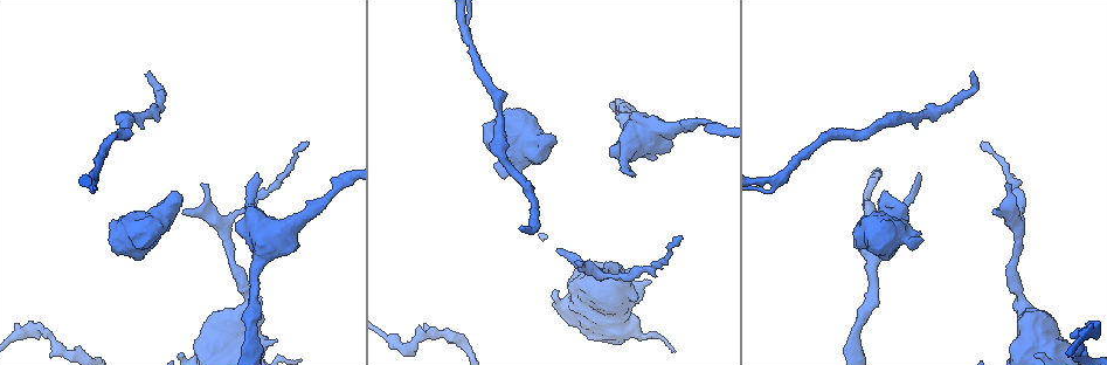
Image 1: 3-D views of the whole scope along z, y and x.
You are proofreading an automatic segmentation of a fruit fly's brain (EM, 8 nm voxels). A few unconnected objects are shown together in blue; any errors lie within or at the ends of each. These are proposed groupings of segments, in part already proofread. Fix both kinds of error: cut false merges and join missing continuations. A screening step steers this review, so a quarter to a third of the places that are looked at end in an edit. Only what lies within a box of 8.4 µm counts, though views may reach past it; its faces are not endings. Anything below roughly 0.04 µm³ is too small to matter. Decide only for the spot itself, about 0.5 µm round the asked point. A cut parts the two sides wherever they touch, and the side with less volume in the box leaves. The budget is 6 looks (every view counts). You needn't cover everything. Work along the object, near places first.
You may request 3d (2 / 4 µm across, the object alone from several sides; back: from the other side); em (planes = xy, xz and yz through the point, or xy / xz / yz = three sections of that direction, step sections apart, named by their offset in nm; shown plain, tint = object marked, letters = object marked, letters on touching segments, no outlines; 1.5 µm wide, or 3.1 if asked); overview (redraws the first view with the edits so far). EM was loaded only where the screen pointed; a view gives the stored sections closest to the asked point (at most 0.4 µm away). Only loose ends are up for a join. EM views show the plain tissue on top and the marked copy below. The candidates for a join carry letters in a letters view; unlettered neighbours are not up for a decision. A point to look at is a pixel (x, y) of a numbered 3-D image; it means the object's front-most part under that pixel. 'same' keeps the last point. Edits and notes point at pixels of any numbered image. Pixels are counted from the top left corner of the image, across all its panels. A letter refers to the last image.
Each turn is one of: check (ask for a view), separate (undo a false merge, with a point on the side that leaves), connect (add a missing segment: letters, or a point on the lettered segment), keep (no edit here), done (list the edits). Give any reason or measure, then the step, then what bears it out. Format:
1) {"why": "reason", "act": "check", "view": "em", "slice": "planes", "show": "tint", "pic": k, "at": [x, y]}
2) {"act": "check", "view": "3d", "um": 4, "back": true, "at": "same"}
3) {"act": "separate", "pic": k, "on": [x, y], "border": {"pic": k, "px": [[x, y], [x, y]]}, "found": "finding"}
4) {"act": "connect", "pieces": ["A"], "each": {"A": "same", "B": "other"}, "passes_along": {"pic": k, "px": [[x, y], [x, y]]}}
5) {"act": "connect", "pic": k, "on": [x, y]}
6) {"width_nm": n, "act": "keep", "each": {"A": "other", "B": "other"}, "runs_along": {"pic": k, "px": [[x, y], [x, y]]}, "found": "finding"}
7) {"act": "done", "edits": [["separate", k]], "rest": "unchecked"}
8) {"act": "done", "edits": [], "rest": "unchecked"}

{"why": "thin end", "act": "check", "view": "3d", "um": 4, "pic": 1, "at": [918, 174]}

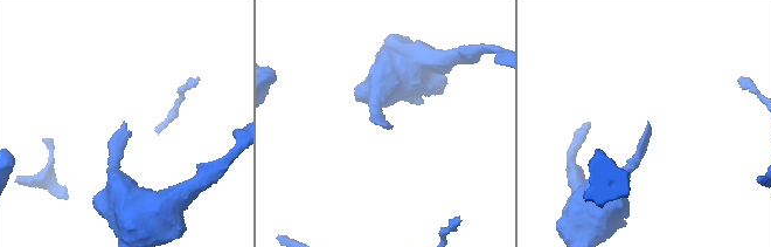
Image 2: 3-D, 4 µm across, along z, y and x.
{"why": "need the tissue", "act": "check", "view": "em", "slice": "planes", "show": "letters", "pic": 2, "at": [387, 126]}

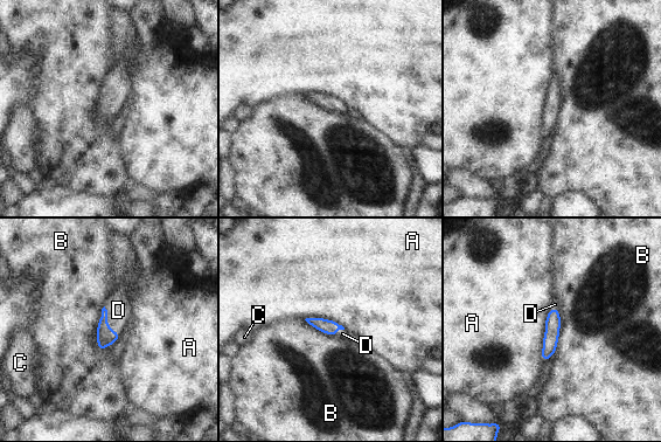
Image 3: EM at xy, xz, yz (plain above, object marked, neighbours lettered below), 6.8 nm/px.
{"longest_contact_nm": ["A", 380], "act": "connect", "pieces": ["D"], "each": {"A": "other", "B": "other", "C": "other", "D": "same"}, "passes_along": {"pic": 3, "px": [[105, 336], [106, 322], [118, 310]]}, "found": "the neuron continues"}

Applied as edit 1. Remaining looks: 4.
{"why": "thick end", "act": "check", "view": "3d", "um": 2, "pic": 1, "at": [884, 191]}

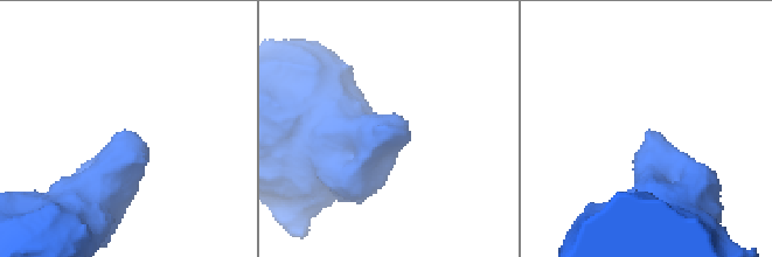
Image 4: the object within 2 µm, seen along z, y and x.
{"why": "now the EM", "act": "check", "view": "em", "slice": "xy", "step": 8, "show": "letters", "pic": 4, "at": [399, 129]}

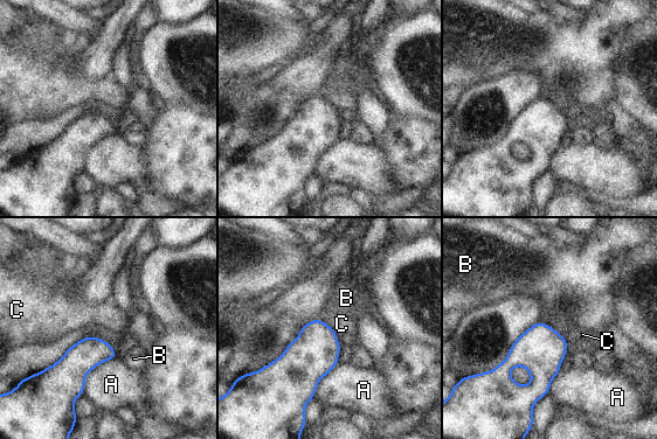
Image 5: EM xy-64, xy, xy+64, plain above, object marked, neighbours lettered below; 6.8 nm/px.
{"why": "another direction", "act": "check", "view": "em", "slice": "planes", "show": "letters", "at": "same"}

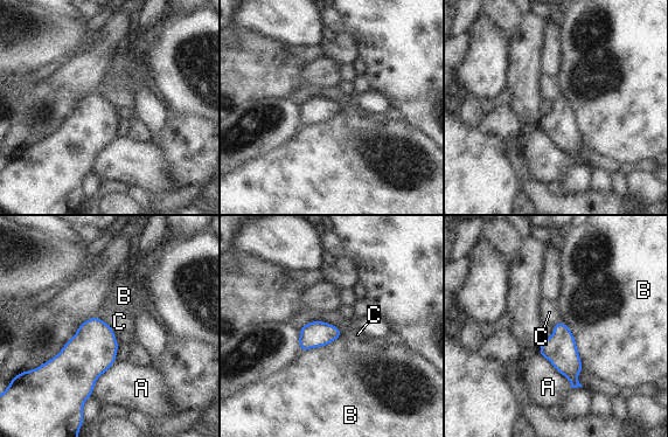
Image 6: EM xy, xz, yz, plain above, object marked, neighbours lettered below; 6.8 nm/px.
{"act": "keep", "each": {"A": "other", "B": "other", "C": "other"}, "border": {"pic": 6, "px": [[540, 353], [569, 380], [571, 388]]}, "found": "no lettered segment goes on from it"}

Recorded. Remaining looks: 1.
{"act": "check", "view": "em", "slice": "planes", "show": "letters", "pic": 1, "at": [146, 75]}

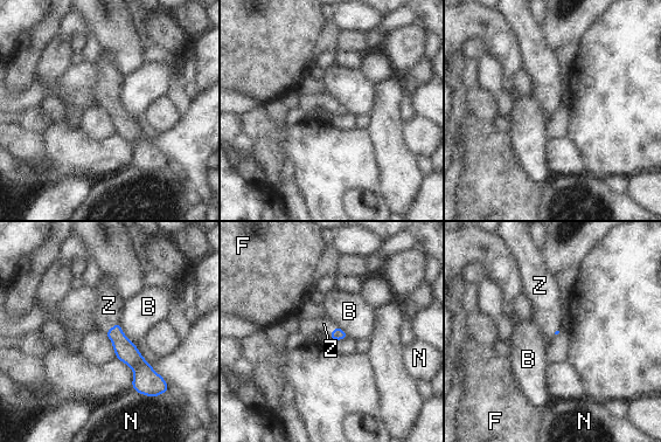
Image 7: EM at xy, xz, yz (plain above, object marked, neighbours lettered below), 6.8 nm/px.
{"act": "connect", "pieces": ["Z"], "each": {"B": "other", "F": "other", "N": "other", "Z": "same"}, "passes_along": {"pic": 7, "px": [[126, 351], [112, 327], [109, 305]]}, "found": "it goes on there"}

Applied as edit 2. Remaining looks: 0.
{"act": "done", "edits": [["connect", 3], ["connect", 7]], "rest": "unchecked"}

